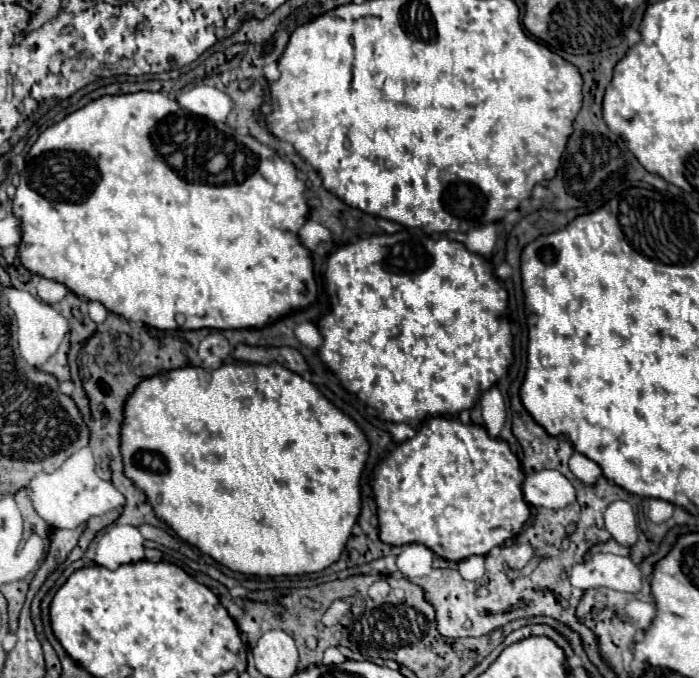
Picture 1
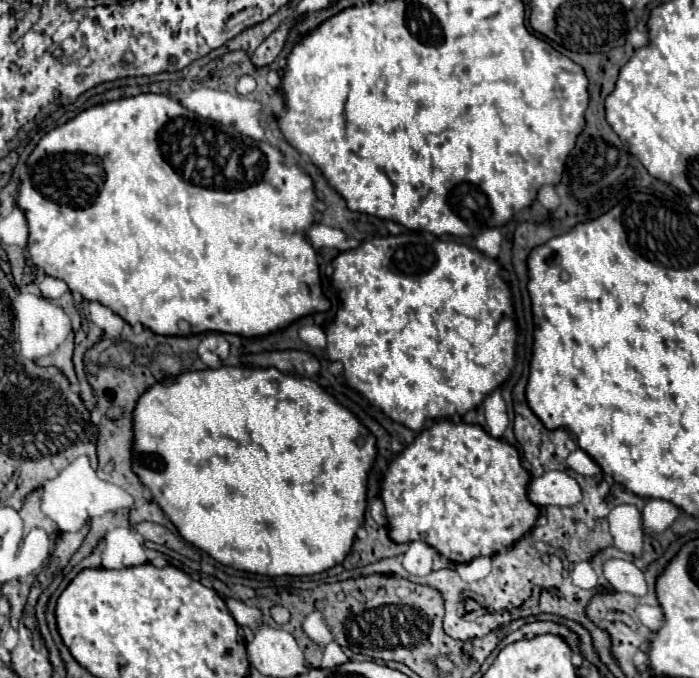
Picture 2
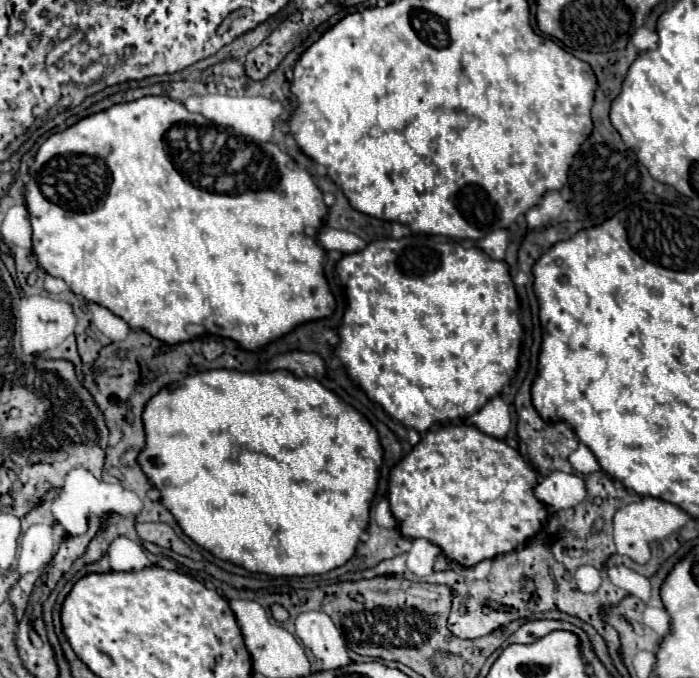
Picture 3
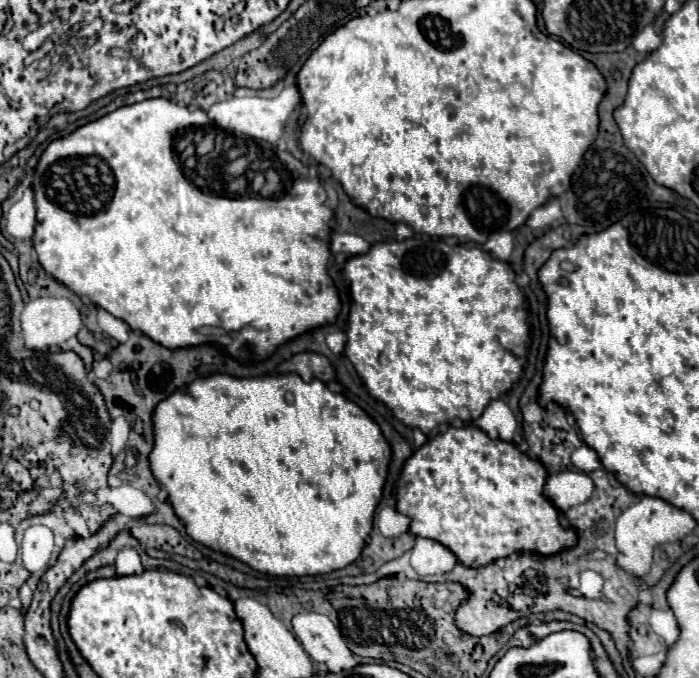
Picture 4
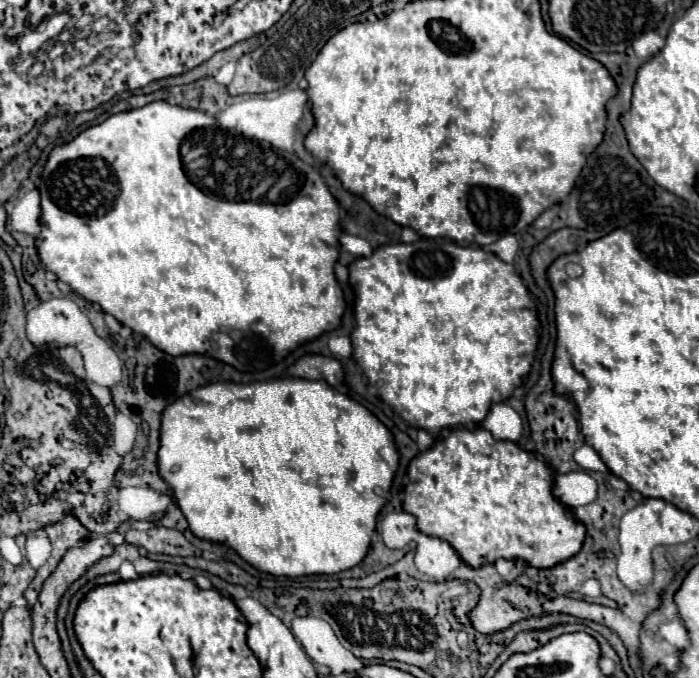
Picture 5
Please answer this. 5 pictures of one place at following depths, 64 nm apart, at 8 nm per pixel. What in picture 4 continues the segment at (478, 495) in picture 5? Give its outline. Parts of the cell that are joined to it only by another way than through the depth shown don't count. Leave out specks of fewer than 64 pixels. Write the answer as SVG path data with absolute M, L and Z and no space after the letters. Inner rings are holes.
M470 424L460 428L450 426L446 432L430 436L426 444L404 462L396 488L396 510L410 518L408 532L440 542L468 568L486 566L514 552L538 552L548 556L574 546L576 532L560 526L558 510L542 494L546 476L546 468L538 460L522 454L512 442L492 440L486 432Z

